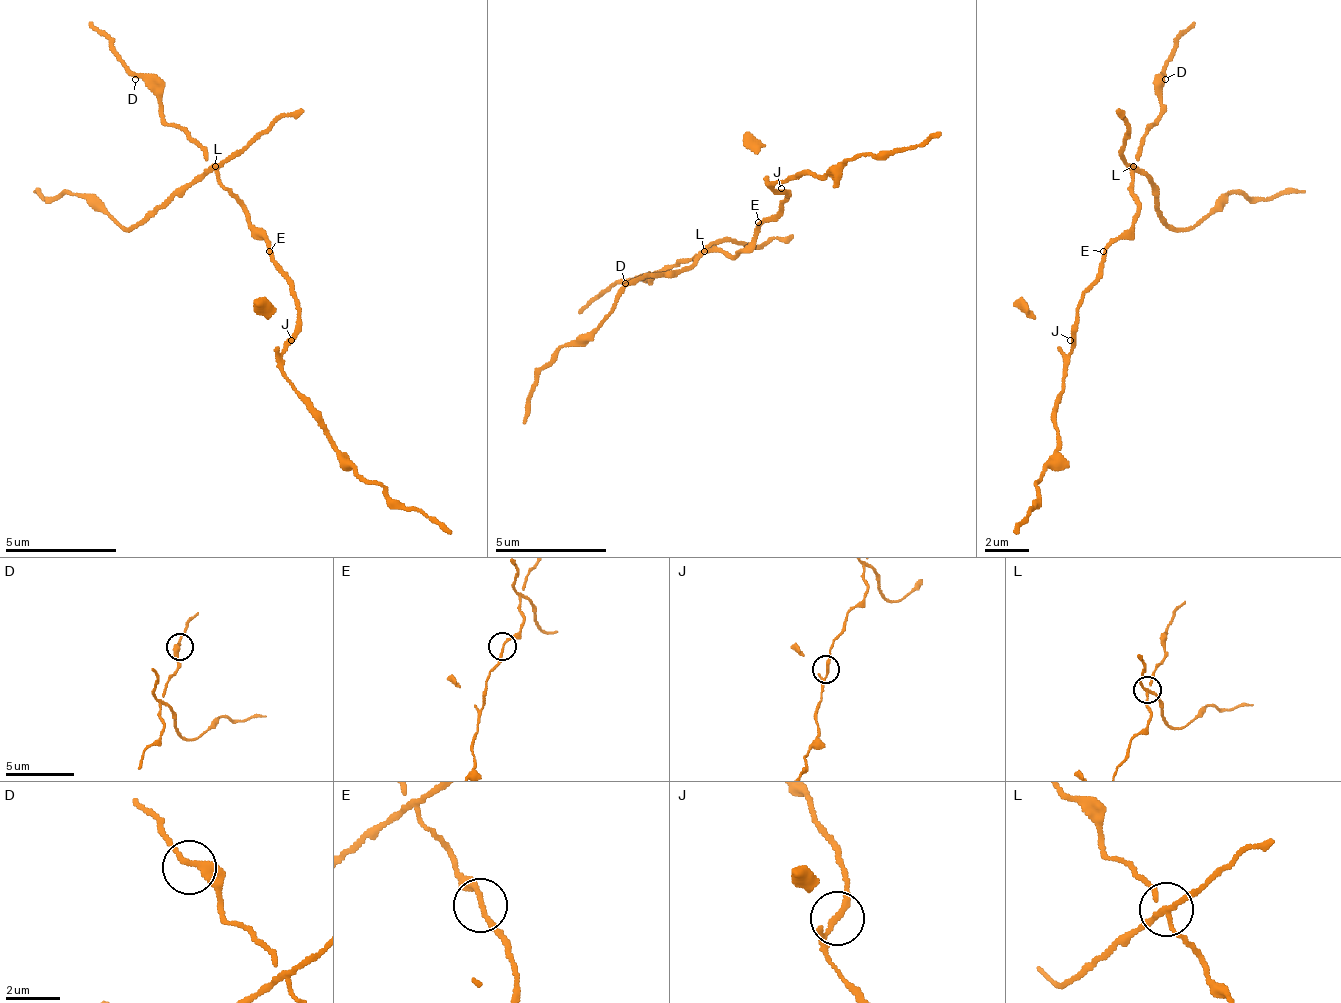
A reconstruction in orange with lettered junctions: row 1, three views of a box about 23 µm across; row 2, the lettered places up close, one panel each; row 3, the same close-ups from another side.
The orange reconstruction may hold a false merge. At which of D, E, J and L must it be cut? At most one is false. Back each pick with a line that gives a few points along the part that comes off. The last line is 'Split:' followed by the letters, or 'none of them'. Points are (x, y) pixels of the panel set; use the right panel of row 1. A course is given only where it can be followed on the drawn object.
L: Course of the part to remove: (1131, 168), (1153, 184), (1153, 207), (1176, 229), (1192, 229), (1226, 195), (1304, 190)
Split: L

